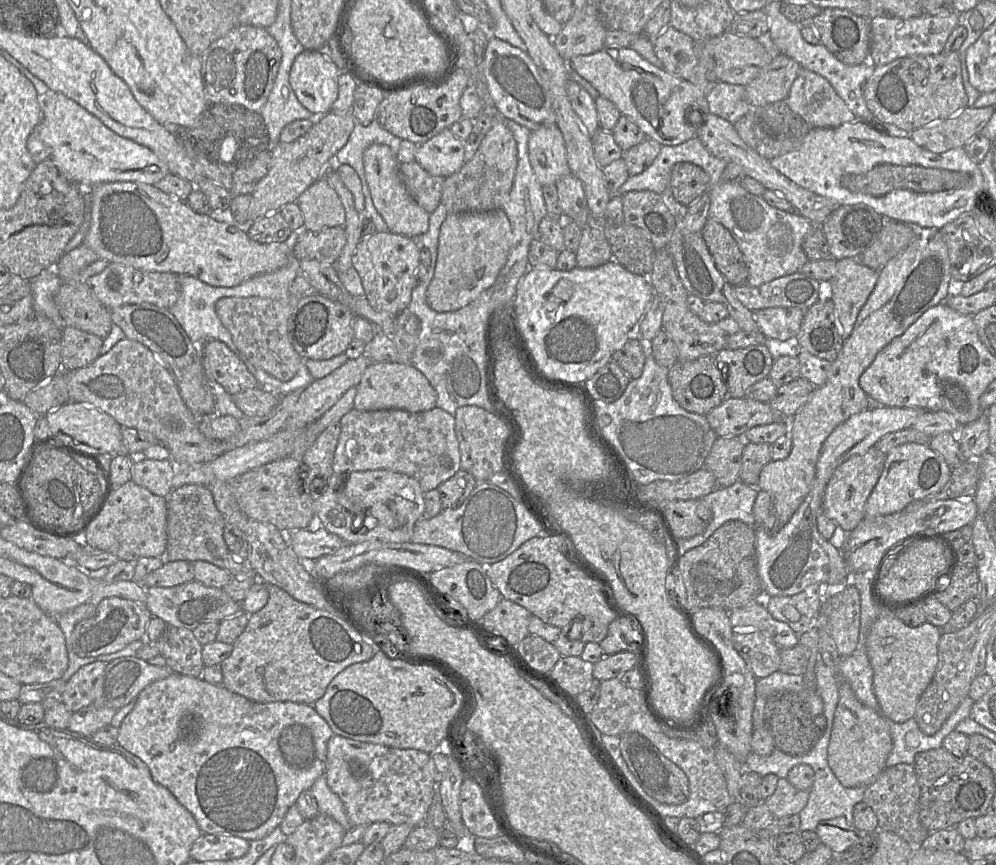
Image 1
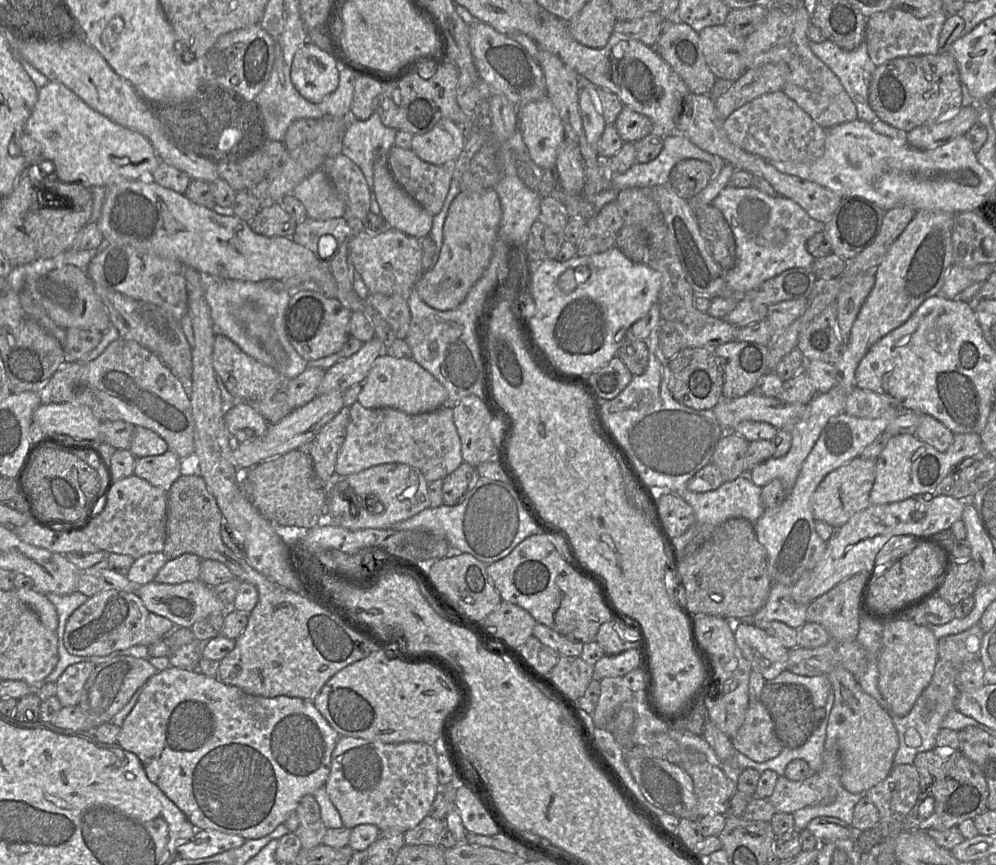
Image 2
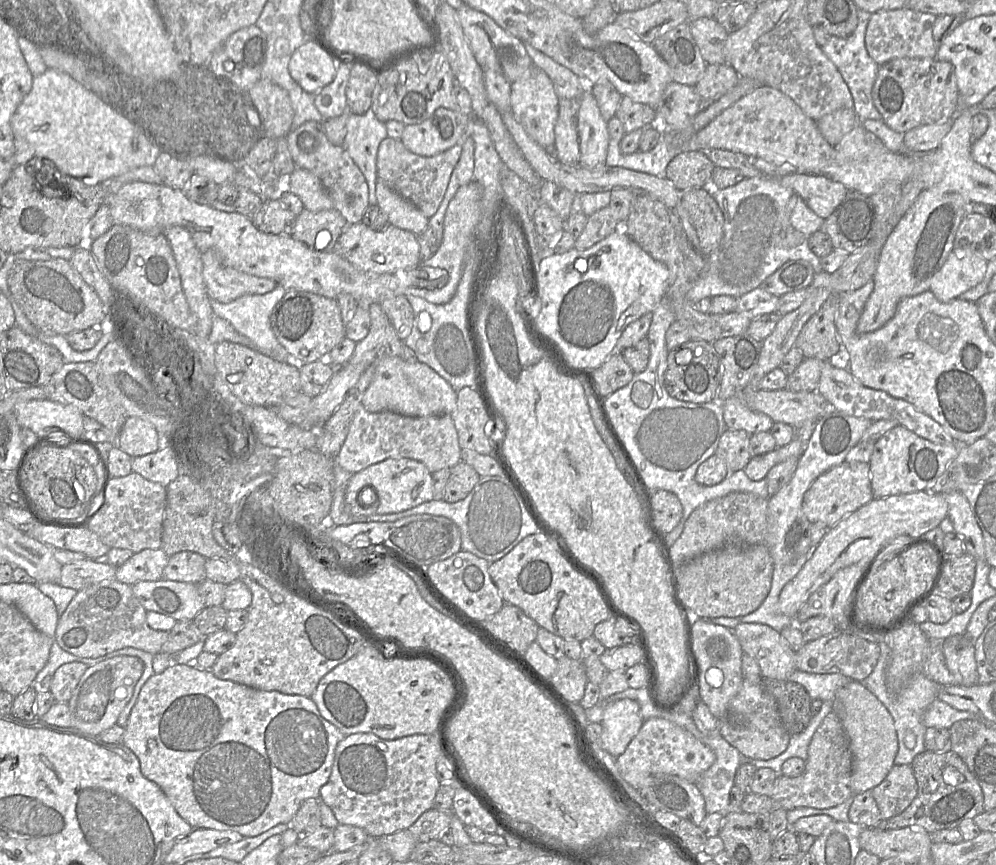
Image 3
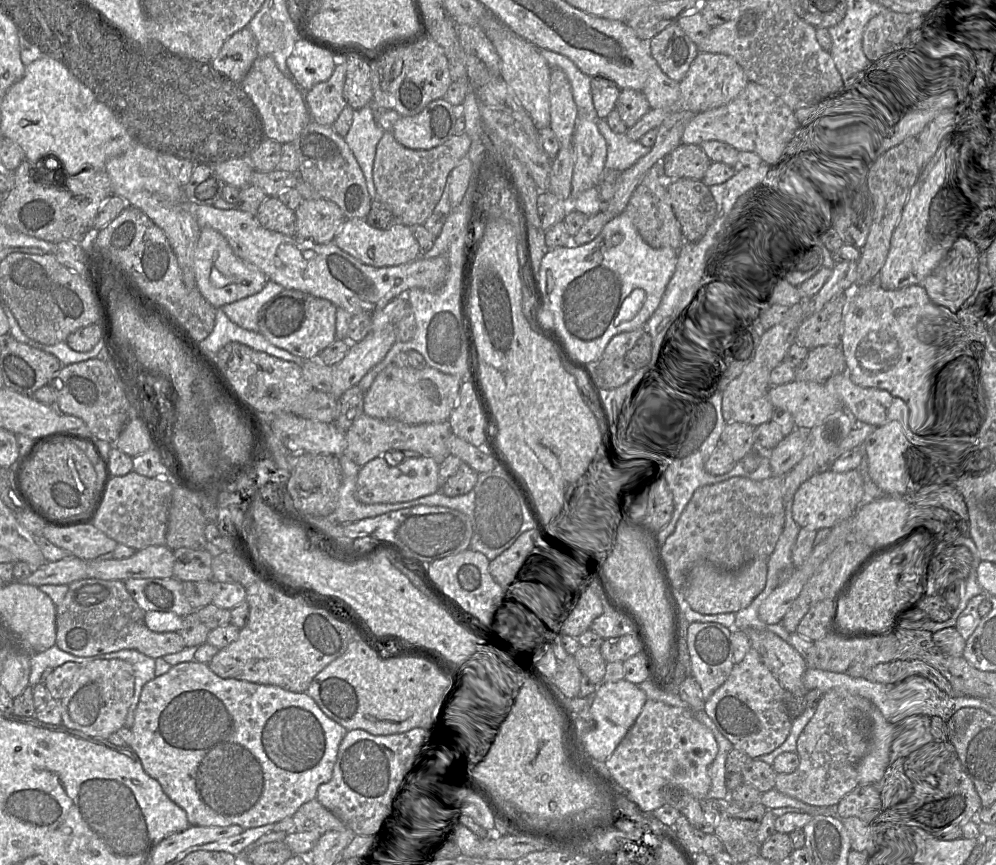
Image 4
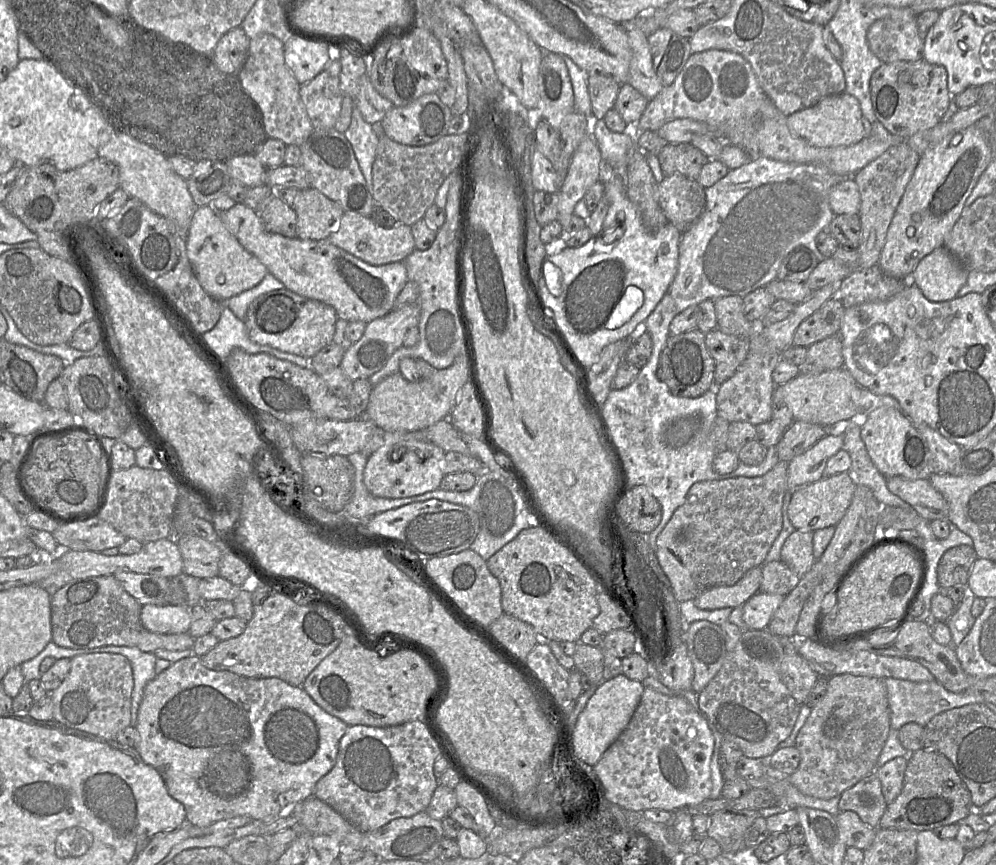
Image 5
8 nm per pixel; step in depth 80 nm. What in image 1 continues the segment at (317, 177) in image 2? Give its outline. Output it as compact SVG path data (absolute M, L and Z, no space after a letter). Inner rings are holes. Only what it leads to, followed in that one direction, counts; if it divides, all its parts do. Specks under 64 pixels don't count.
M324 177L308 187L296 202L302 211L304 226L311 231L345 226L344 206L339 195Z

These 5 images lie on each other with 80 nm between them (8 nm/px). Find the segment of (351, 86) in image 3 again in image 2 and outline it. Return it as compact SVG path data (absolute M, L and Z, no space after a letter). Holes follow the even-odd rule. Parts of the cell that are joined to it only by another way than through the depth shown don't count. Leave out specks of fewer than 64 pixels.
M356 76L353 98L350 106L350 116L352 119L367 120L376 108L376 98L382 90L382 84L365 77Z

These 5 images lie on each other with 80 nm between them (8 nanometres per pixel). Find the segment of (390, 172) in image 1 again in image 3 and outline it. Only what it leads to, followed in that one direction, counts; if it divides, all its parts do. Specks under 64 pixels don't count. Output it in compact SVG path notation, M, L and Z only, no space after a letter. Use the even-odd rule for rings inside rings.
M376 181L378 206L392 226L421 235L429 226L429 219L410 201L392 191L383 181Z

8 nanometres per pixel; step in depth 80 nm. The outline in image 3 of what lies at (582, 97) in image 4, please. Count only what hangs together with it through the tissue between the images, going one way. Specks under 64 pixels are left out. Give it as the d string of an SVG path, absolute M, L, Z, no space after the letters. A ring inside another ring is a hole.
M523 42L534 66L542 69L552 80L558 98L579 99L585 92L592 90L593 83L580 78L567 67L559 64L551 57Z

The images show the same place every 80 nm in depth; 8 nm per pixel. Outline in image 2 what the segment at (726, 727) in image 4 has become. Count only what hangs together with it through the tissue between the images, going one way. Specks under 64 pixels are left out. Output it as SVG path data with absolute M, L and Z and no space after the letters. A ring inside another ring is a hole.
M761 700L750 701L745 720L731 741L737 752L756 762L773 759L784 748L776 735L770 713Z

